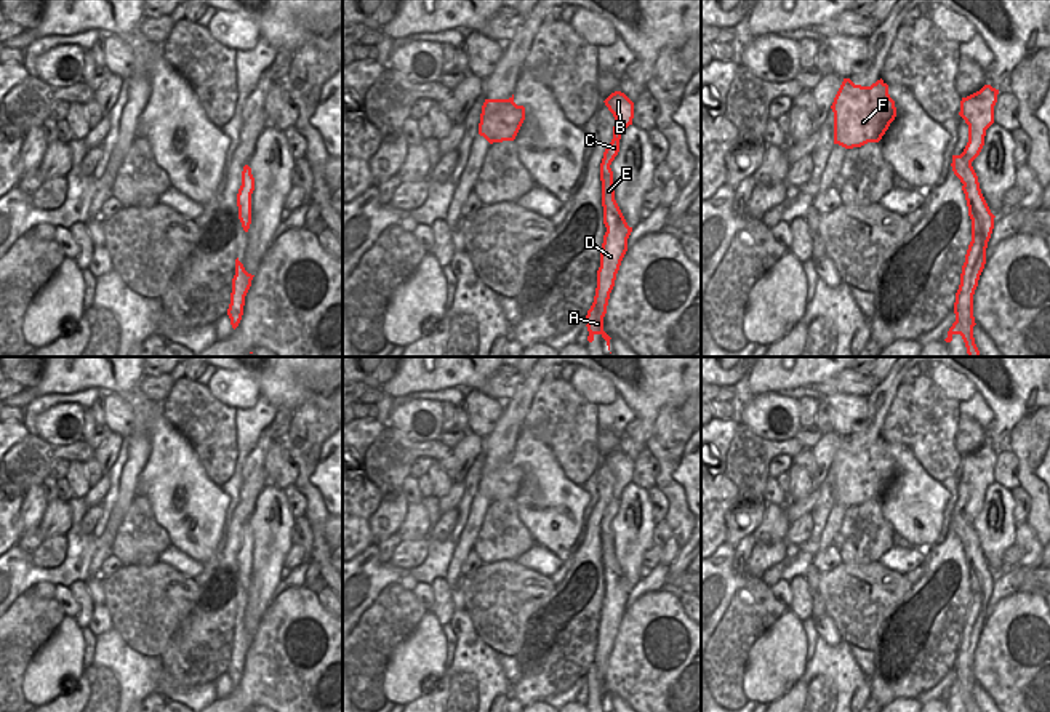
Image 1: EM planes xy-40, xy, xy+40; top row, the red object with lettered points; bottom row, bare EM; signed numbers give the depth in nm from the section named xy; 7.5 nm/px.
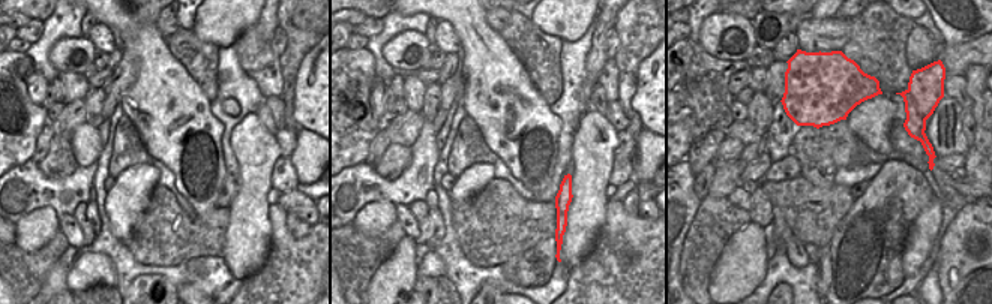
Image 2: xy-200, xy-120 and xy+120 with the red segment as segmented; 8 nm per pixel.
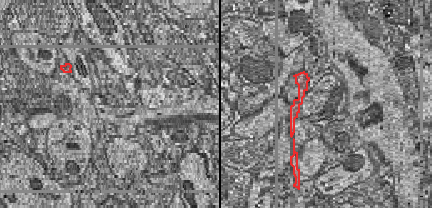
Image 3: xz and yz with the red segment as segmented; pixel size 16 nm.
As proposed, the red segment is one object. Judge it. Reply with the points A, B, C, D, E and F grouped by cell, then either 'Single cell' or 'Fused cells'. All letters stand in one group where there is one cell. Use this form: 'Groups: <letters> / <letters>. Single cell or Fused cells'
Groups: A B C D E F. Single cell

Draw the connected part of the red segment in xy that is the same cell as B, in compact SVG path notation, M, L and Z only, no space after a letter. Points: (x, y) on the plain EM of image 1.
M621 450L611 451L603 461L615 475L613 498L605 507L600 522L603 582L607 590L603 594L600 626L597 629L595 654L586 674L586 685L589 690L587 699L592 701L594 694L600 693L607 699L610 709L611 696L603 690L603 675L607 672L616 632L627 610L627 597L632 590L632 586L627 584L615 558L613 530L610 523L619 510L619 498L623 490L632 483L634 461Z

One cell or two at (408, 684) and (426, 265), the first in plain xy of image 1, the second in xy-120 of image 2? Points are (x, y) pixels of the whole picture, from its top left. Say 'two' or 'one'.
two

